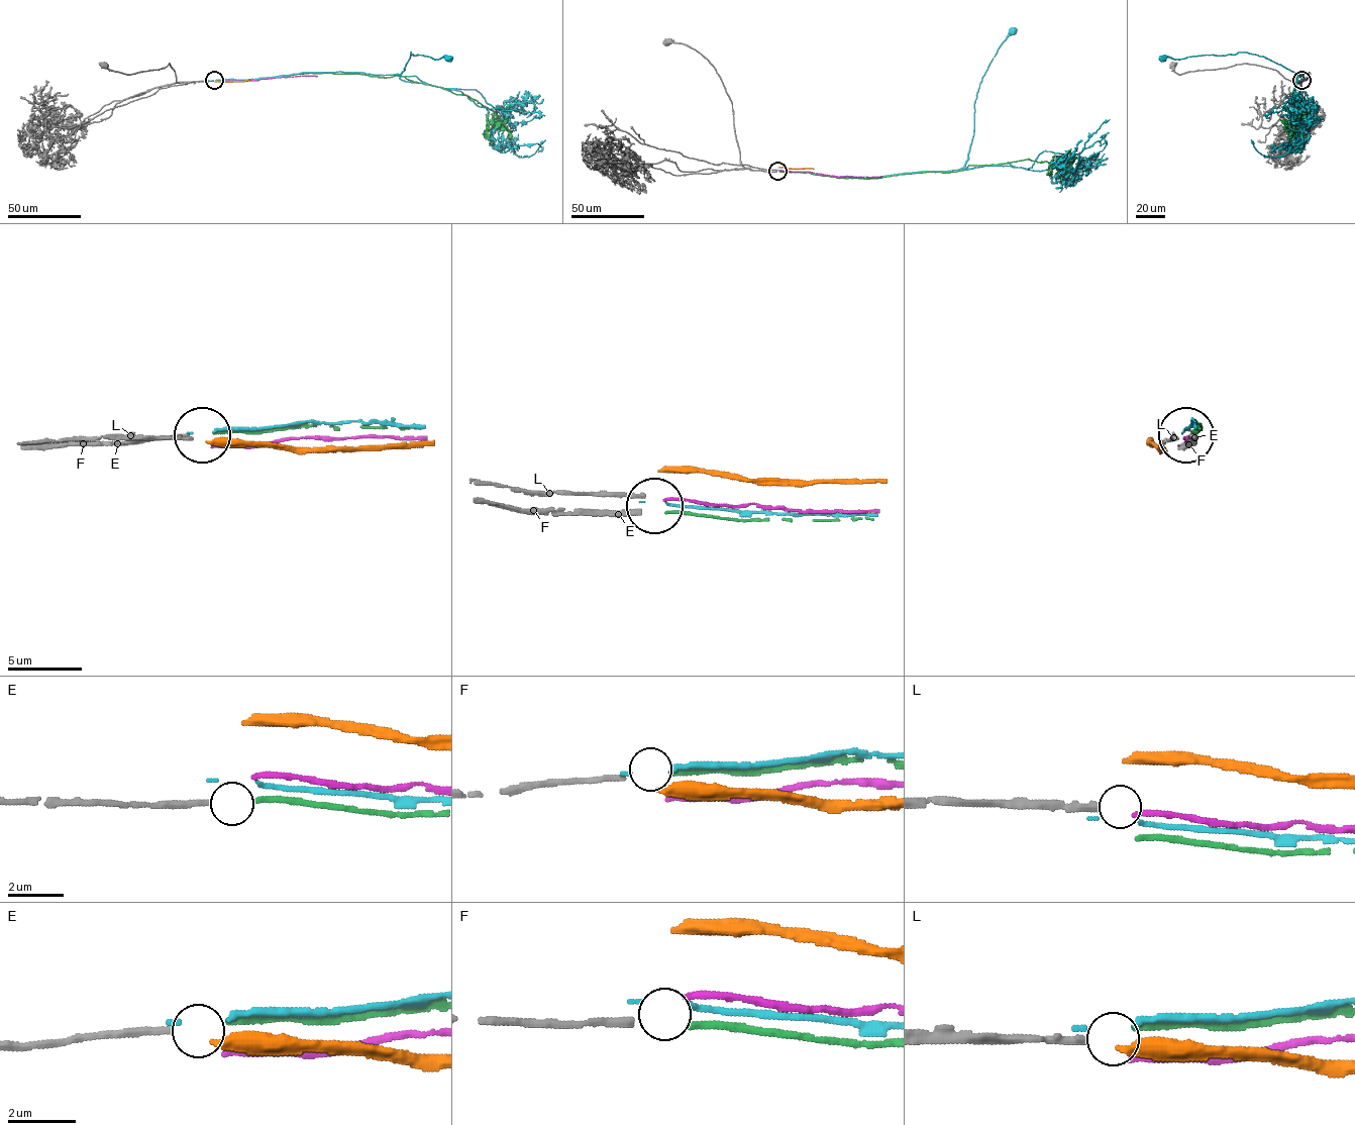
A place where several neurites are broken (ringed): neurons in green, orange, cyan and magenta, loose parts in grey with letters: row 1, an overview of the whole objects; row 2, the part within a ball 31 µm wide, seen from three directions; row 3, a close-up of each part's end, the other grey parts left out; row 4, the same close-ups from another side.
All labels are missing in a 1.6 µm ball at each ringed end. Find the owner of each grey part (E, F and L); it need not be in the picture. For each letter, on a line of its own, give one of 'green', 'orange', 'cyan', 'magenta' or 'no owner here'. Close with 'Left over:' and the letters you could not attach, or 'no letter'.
E: no owner here
F: no owner here
L: no owner here
Left over: E, F, L

